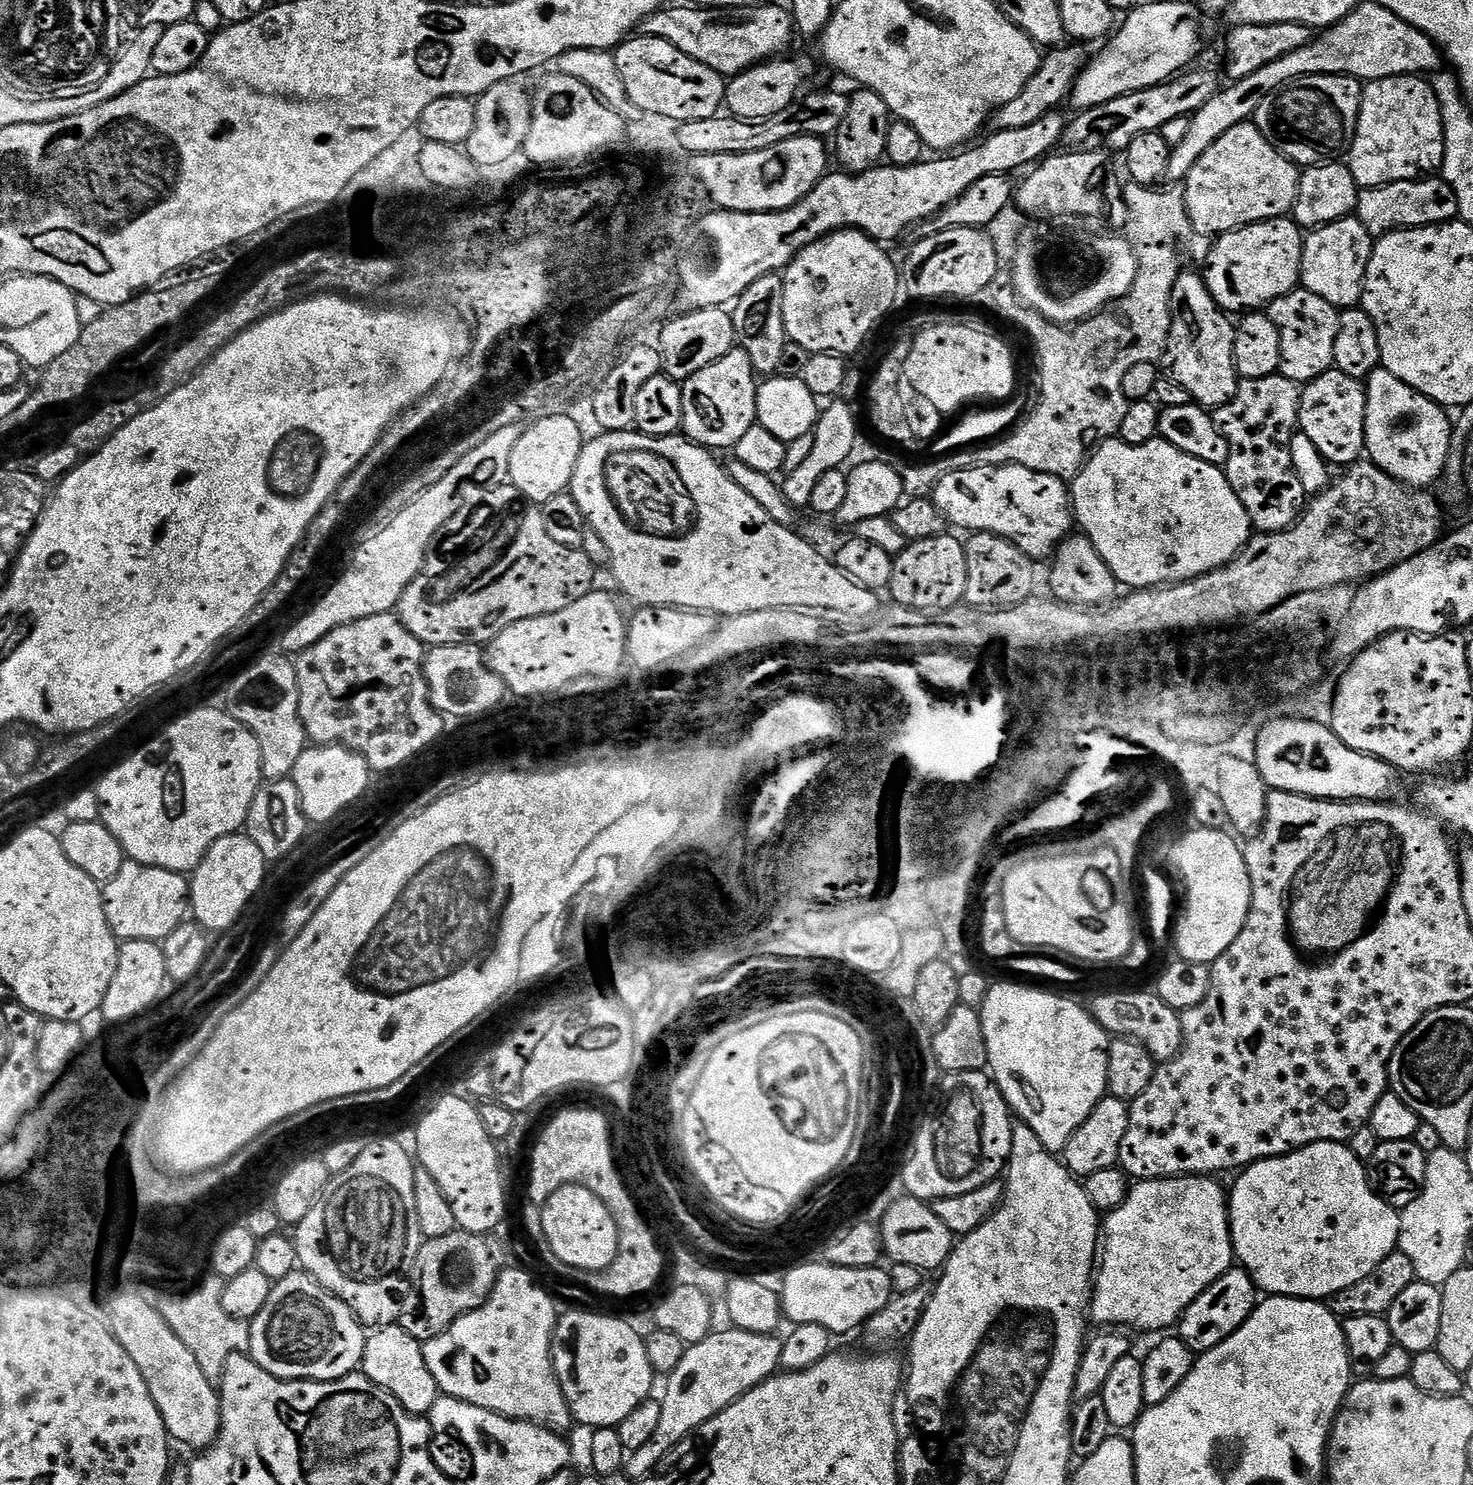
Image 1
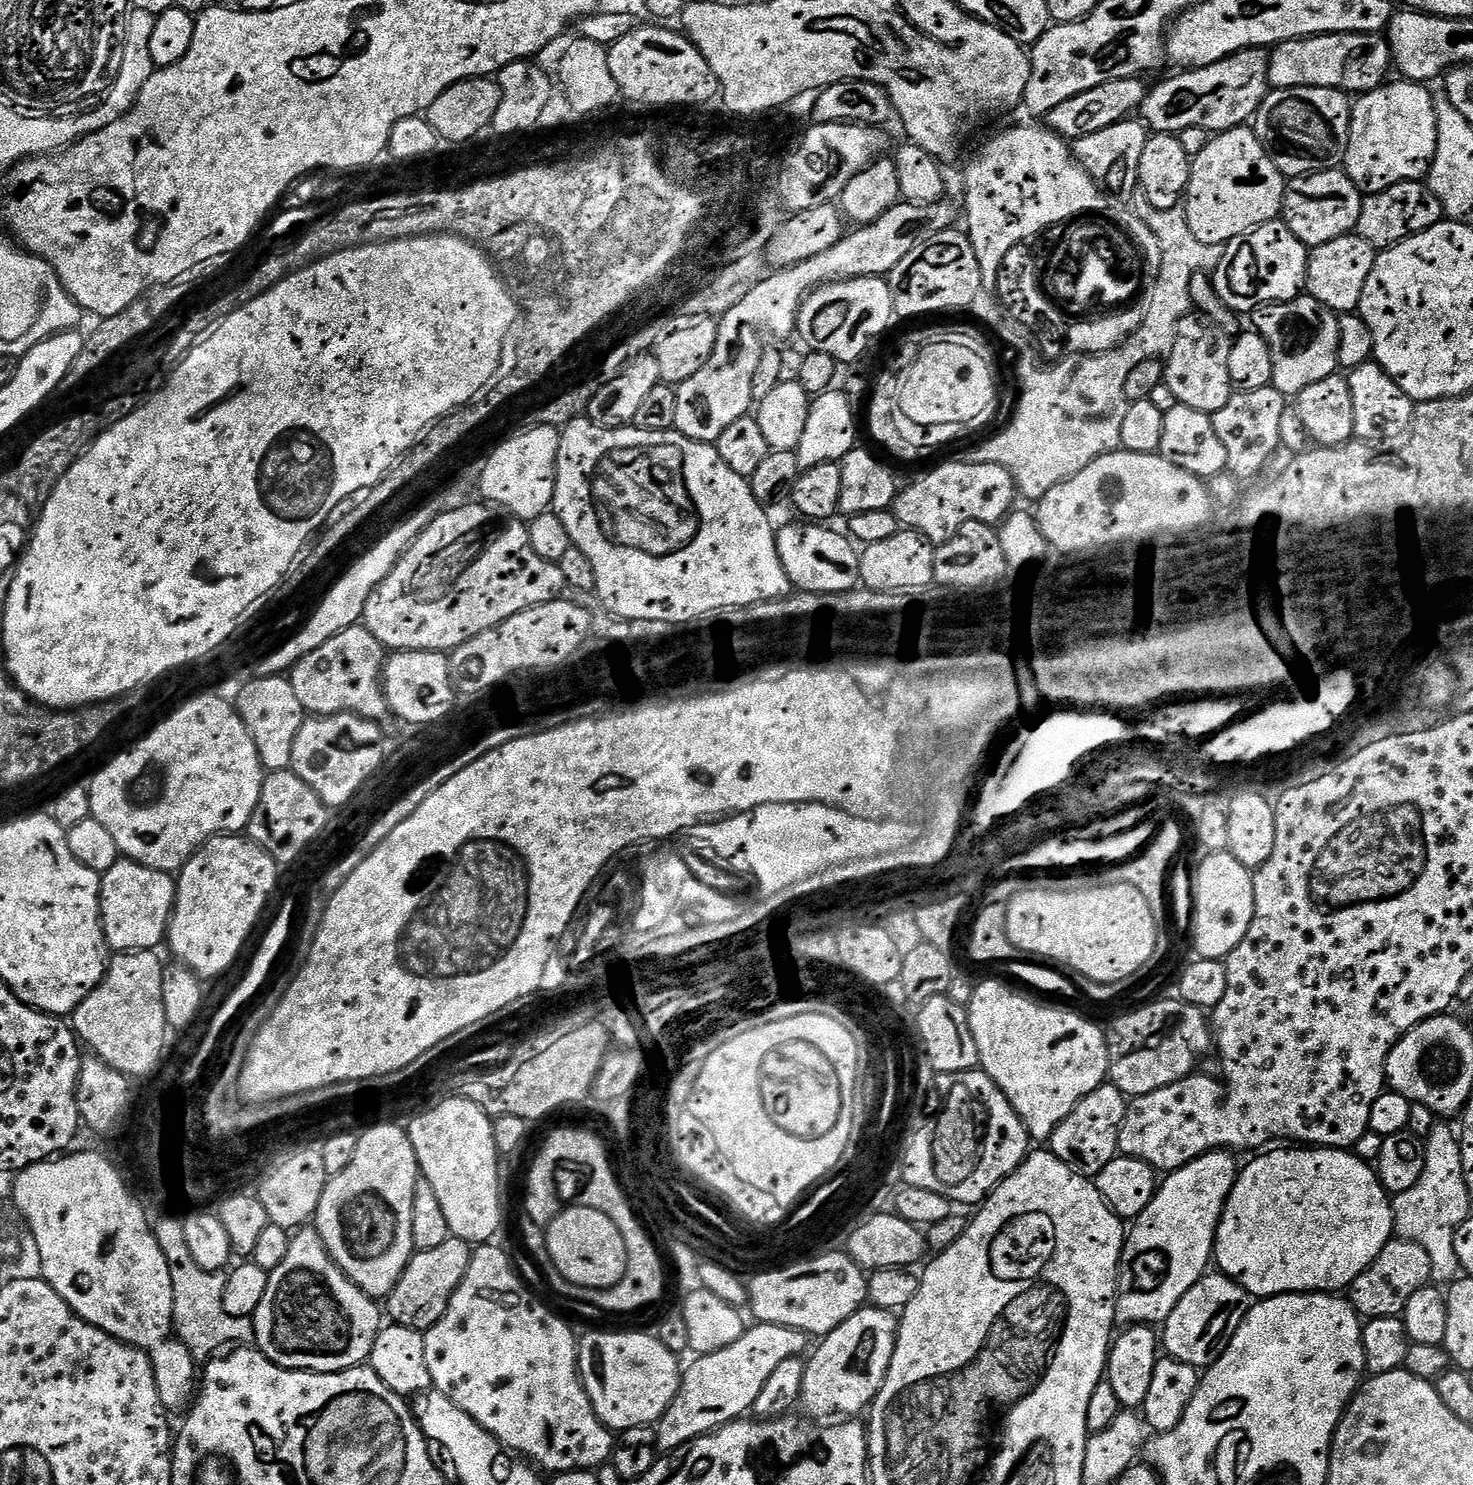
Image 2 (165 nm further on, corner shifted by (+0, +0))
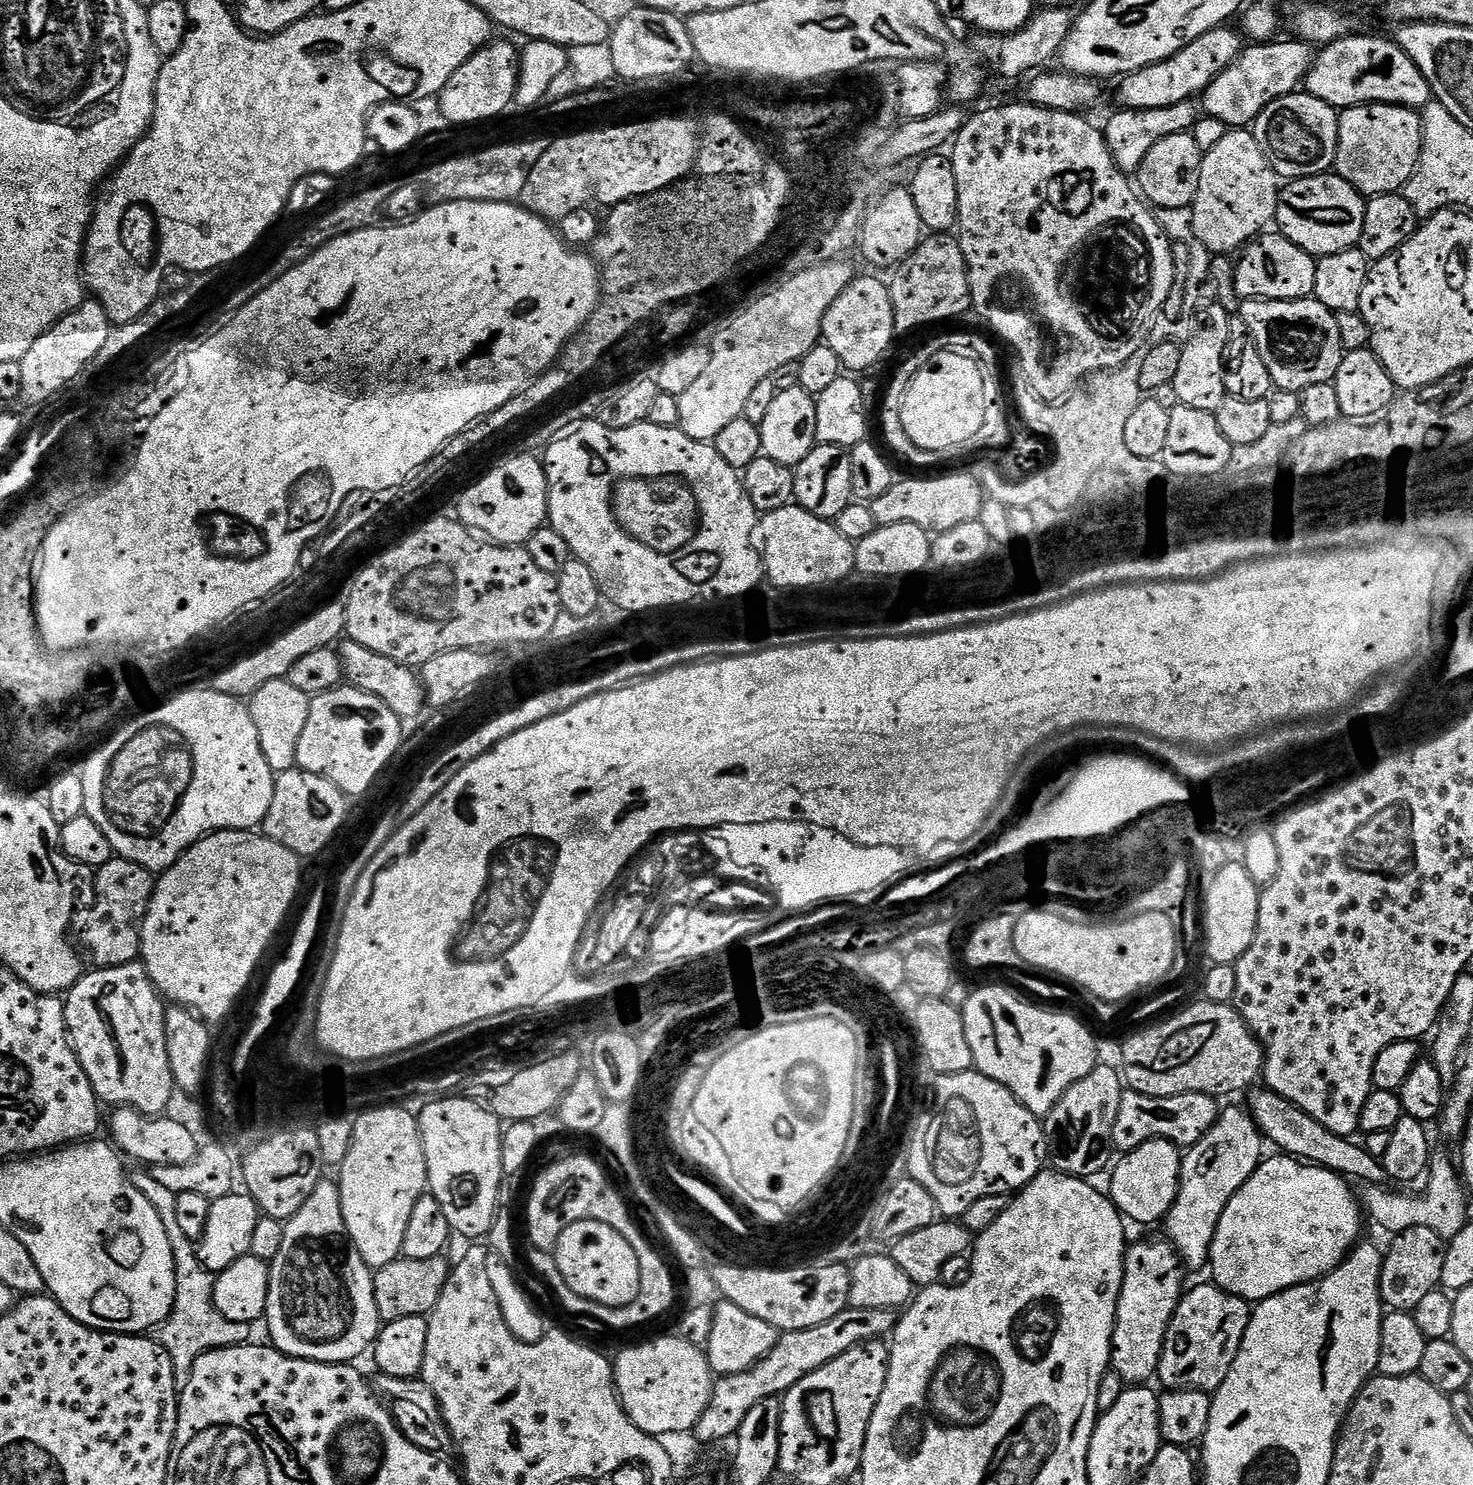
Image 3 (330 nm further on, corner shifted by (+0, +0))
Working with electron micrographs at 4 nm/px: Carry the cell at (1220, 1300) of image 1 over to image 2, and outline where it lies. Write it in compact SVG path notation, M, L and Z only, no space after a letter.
M1205 1274L1174 1306L1174 1314L1162 1325L1162 1348L1169 1357L1206 1370L1226 1350L1230 1338L1242 1326L1250 1307L1248 1291L1237 1280L1223 1274Z

